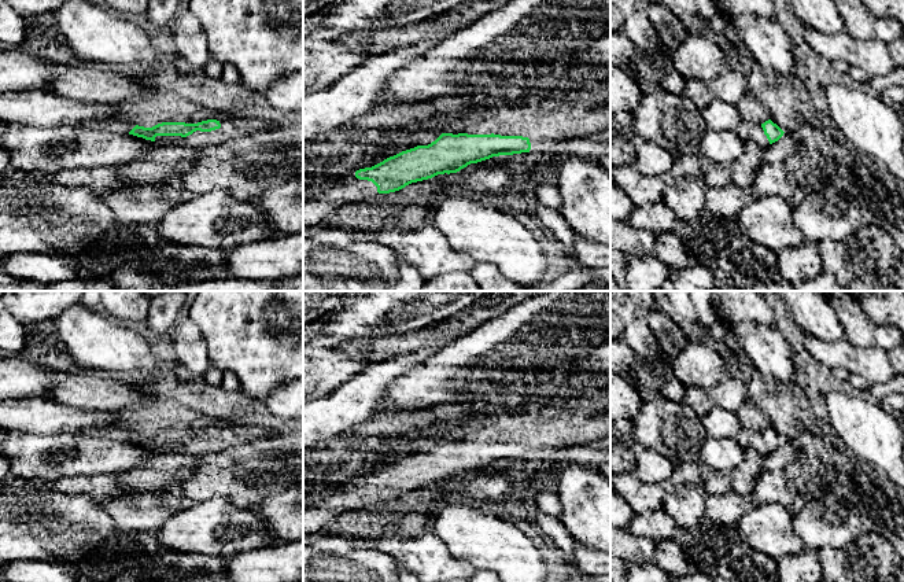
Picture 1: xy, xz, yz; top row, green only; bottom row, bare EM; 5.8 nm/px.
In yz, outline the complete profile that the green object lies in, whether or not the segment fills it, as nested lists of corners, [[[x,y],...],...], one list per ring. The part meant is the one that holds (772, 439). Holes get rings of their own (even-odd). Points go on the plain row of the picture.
[[[771,427],[761,432],[742,428],[735,438],[741,447],[753,447],[761,456],[767,456],[770,452],[778,449],[783,443],[783,438]]]

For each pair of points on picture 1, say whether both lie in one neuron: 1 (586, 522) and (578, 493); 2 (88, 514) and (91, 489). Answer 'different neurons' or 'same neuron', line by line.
1: same neuron
2: different neurons

